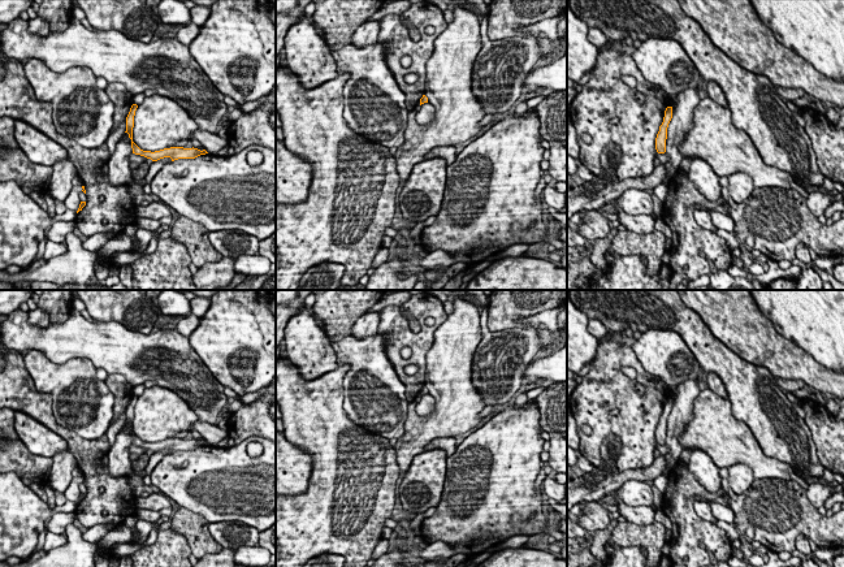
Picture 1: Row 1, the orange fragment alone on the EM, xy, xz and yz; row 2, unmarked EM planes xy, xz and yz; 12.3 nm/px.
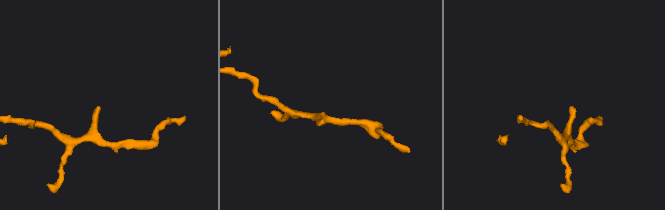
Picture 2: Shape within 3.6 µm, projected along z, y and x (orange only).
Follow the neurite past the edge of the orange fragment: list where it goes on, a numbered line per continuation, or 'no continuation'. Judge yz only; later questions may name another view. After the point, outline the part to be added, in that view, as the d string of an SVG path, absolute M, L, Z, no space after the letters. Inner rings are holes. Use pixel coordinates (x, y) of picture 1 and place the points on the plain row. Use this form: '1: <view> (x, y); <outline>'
no continuation

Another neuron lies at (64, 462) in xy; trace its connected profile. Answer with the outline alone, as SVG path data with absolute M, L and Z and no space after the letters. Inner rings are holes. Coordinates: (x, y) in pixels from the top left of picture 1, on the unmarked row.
M70 449L57 453L52 460L48 484L53 490L64 493L73 479L72 471L77 468L77 460Z

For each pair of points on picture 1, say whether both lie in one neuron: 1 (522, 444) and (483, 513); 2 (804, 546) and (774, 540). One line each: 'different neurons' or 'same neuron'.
1: same neuron
2: different neurons

